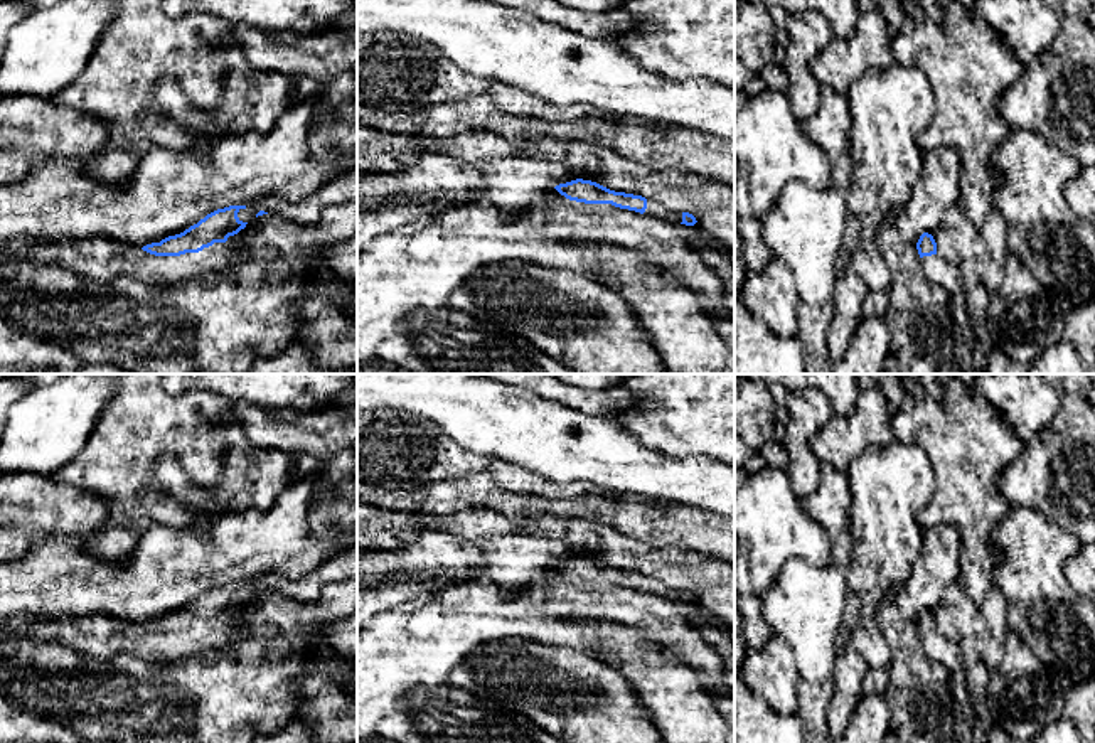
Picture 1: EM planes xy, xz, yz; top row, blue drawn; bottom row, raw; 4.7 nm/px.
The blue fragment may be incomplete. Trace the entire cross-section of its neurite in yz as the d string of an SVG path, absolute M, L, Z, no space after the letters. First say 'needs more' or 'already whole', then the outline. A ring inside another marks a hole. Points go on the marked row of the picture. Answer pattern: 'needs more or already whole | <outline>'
needs more | M923 233L916 243L920 266L932 285L942 286L948 295L962 291L960 270L937 254L937 243L932 234Z

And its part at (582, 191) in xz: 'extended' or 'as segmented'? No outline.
extended

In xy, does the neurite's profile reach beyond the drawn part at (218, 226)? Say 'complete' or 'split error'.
split error

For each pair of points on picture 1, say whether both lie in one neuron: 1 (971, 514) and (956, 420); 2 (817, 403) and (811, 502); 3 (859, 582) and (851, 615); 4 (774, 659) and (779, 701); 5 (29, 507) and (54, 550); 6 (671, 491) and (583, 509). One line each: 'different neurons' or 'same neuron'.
1: same neuron
2: different neurons
3: different neurons
4: same neuron
5: different neurons
6: different neurons

